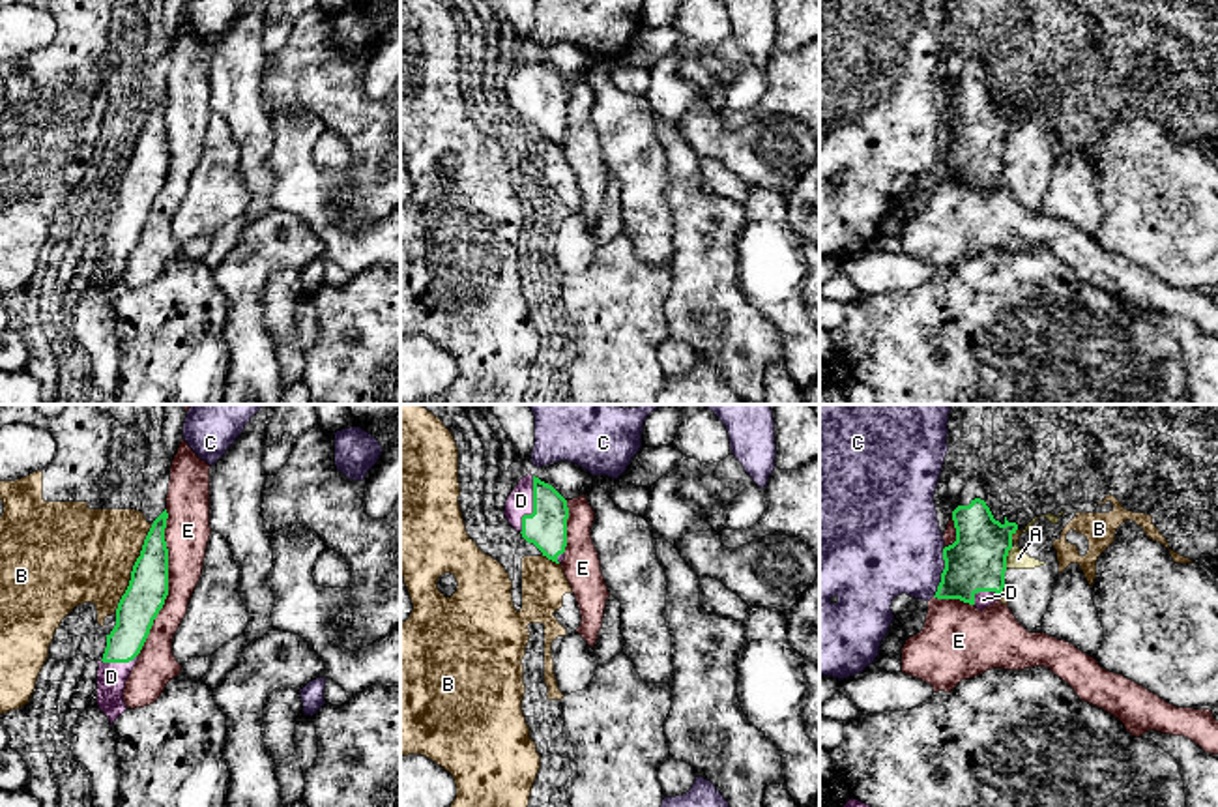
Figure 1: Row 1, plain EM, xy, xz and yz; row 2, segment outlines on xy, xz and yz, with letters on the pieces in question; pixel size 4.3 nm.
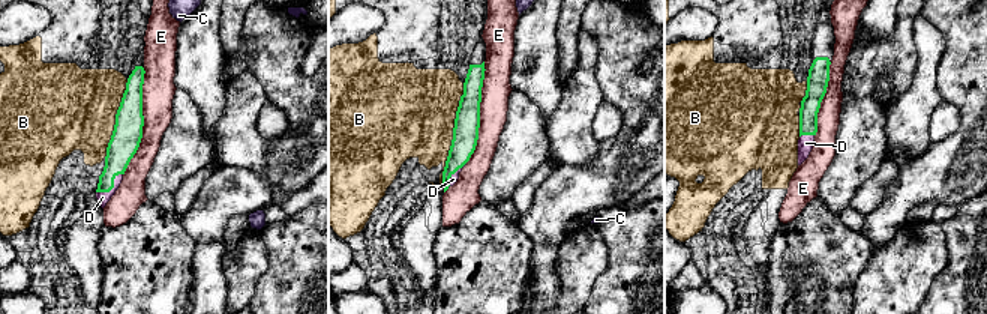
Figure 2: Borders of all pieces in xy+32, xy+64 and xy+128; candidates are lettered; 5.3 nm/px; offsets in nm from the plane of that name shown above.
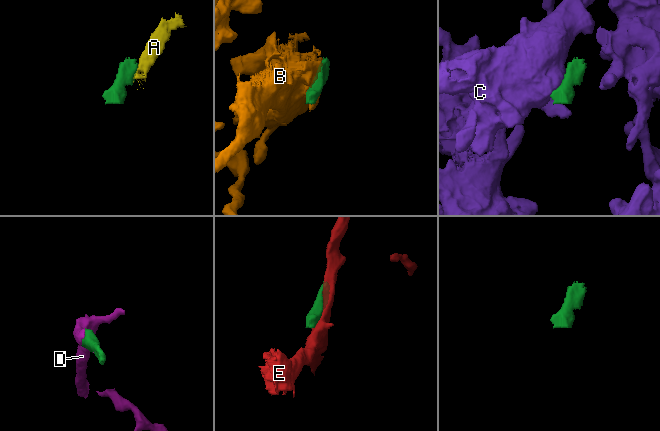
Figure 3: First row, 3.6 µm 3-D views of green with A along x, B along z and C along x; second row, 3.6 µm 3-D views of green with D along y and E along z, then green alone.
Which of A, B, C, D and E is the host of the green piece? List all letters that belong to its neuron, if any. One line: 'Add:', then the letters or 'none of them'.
Add: D

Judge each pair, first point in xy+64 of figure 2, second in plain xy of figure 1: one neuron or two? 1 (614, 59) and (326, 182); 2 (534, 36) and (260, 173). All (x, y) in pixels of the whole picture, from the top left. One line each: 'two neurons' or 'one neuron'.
1: two neurons
2: one neuron

